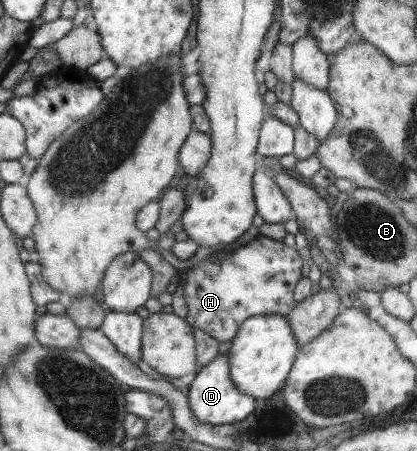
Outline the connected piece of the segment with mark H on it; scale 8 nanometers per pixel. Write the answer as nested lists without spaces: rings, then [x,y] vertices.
[[[257,235],[255,239],[239,247],[221,260],[202,260],[191,268],[185,269],[185,281],[181,283],[183,301],[188,312],[183,316],[188,324],[195,329],[204,331],[209,337],[218,342],[233,339],[238,333],[239,326],[254,315],[277,314],[286,316],[296,301],[293,298],[295,284],[301,278],[299,268],[304,260],[301,259],[295,248],[286,247],[267,237]]]

